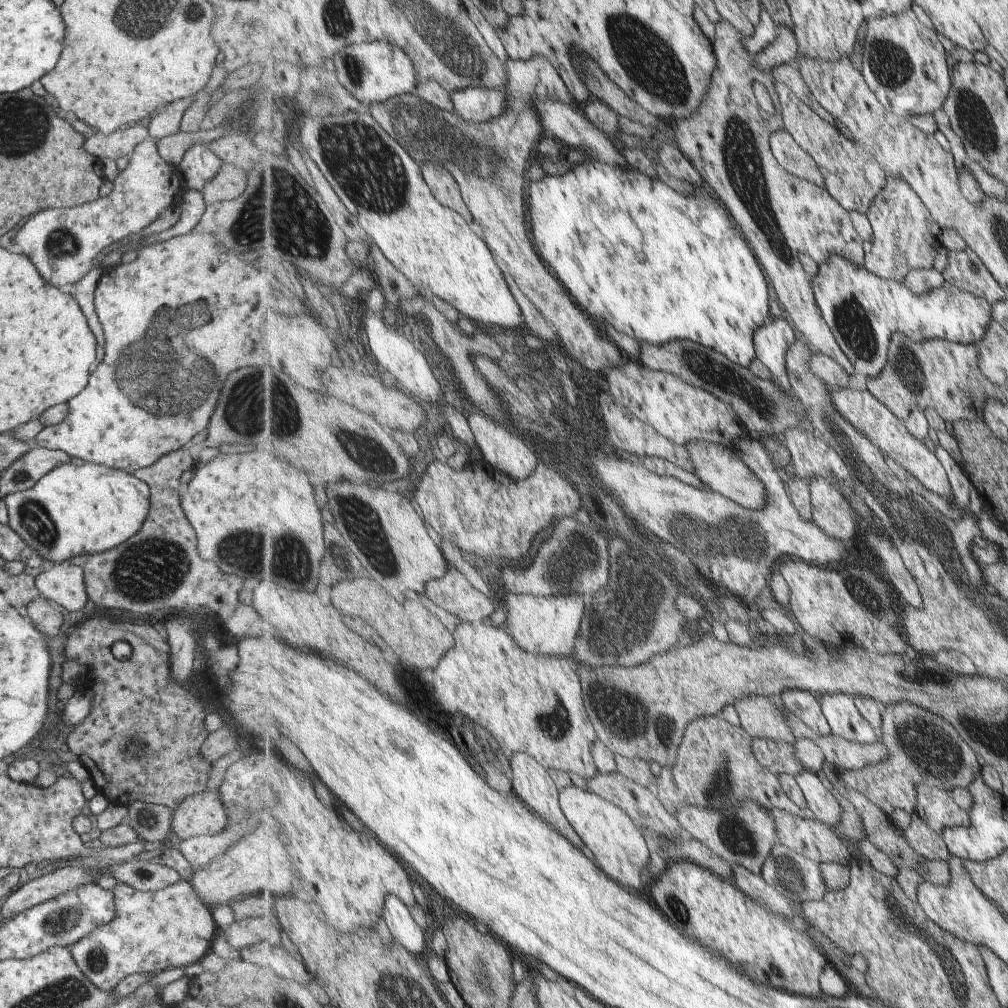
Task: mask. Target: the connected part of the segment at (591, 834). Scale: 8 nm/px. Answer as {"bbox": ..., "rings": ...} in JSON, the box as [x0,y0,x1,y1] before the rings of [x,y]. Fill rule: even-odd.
{"bbox":[560,785,649,888],"rings":[[[574,785],[561,790],[560,803],[567,820],[595,855],[597,866],[603,866],[603,870],[607,870],[615,882],[631,888],[641,888],[641,874],[647,874],[645,866],[649,864],[648,840],[643,838],[641,830],[635,826],[636,822],[631,820],[631,815],[625,814],[622,808],[606,798]]]}

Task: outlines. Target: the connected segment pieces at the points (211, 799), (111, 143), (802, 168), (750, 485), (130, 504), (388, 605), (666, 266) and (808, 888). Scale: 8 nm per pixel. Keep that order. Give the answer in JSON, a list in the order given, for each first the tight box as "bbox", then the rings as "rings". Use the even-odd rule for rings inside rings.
[{"bbox":[170,790,227,840],"rings":[[[203,790],[184,798],[171,815],[170,829],[179,840],[220,833],[227,814],[217,793]]]},{"bbox":[82,123,148,160],"rings":[[[131,123],[131,126],[120,128],[110,135],[99,134],[97,131],[92,137],[84,140],[82,148],[98,160],[101,156],[121,157],[127,153],[131,154],[136,144],[148,138],[147,134],[146,128]]]},{"bbox":[770,130,825,187],"rings":[[[787,130],[775,133],[770,145],[778,161],[791,174],[825,187],[825,179],[817,162]]]},{"bbox":[685,441,770,511],"rings":[[[695,441],[685,446],[692,456],[693,472],[709,490],[718,492],[733,502],[753,511],[763,511],[768,508],[770,494],[766,487],[767,484],[747,466],[746,462],[741,460],[732,447],[712,445],[702,441]]]},{"bbox":[3,461,150,565],"rings":[[[83,461],[82,464],[65,463],[53,467],[47,474],[44,474],[39,480],[27,490],[17,491],[16,493],[6,494],[3,498],[5,508],[7,510],[8,526],[11,530],[15,531],[21,537],[21,540],[32,548],[39,558],[45,560],[45,565],[62,563],[70,558],[79,555],[91,555],[93,553],[101,553],[115,548],[121,544],[121,540],[127,540],[129,536],[133,536],[135,532],[139,530],[143,519],[147,516],[149,503],[150,503],[150,490],[147,484],[138,478],[135,478],[133,474],[126,473],[122,470],[117,470],[99,463],[90,463]]]},{"bbox":[330,578,455,670],"rings":[[[356,578],[354,580],[339,581],[337,584],[333,584],[331,587],[330,601],[332,606],[343,615],[349,615],[351,617],[357,616],[363,619],[369,626],[374,628],[377,634],[385,641],[393,652],[398,655],[401,660],[401,665],[411,664],[419,670],[425,670],[425,668],[435,668],[441,660],[441,656],[445,656],[447,650],[455,648],[455,638],[453,634],[447,630],[447,626],[437,618],[434,614],[429,612],[423,604],[419,603],[415,597],[405,599],[405,604],[400,604],[397,600],[391,597],[391,594],[387,592],[381,584],[371,578]]]},{"bbox":[528,161,774,368],"rings":[[[583,161],[577,167],[568,169],[566,173],[543,176],[537,182],[531,182],[528,188],[528,208],[531,209],[532,236],[535,237],[535,244],[539,247],[540,256],[550,267],[553,274],[563,283],[573,300],[590,314],[597,324],[604,328],[602,323],[611,324],[619,332],[625,333],[634,340],[652,345],[669,344],[674,340],[688,340],[706,346],[714,351],[720,352],[730,358],[734,363],[739,363],[745,368],[750,368],[753,361],[758,358],[754,343],[754,334],[757,329],[772,323],[774,317],[769,310],[769,284],[765,280],[765,274],[761,270],[760,262],[753,256],[752,248],[737,232],[733,222],[729,220],[727,210],[719,204],[719,198],[710,189],[695,187],[695,196],[687,198],[675,192],[671,186],[667,186],[661,180],[654,180],[644,176],[637,169],[615,169],[606,165],[603,161]]]},{"bbox":[761,844,829,904],"rings":[[[781,844],[772,850],[761,876],[795,904],[820,901],[829,892],[820,864]]]}]

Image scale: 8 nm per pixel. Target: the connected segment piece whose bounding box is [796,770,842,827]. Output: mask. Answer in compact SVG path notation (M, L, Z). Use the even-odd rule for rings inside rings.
M803 771L800 775L796 776L796 781L799 783L803 794L805 795L808 808L814 812L814 816L823 821L831 827L836 826L842 819L842 806L836 799L836 796L823 784L823 777L816 775L811 771Z

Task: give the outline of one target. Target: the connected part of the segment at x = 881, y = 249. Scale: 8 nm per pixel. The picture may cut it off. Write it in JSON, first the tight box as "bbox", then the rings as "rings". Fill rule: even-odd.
{"bbox":[864,177,937,282],"rings":[[[890,177],[867,214],[872,227],[872,239],[864,244],[869,272],[889,281],[905,282],[911,270],[931,269],[937,244],[937,226],[927,212],[928,206],[920,194],[905,180]]]}

